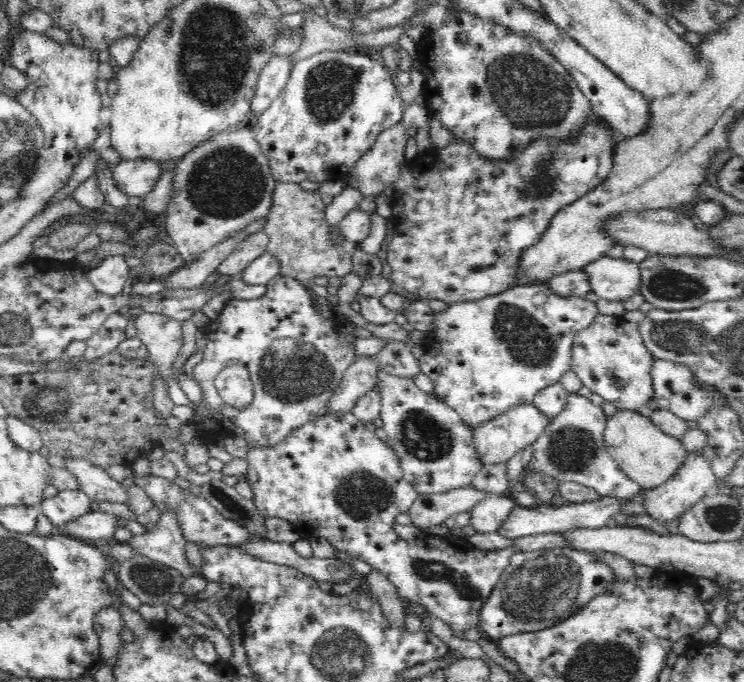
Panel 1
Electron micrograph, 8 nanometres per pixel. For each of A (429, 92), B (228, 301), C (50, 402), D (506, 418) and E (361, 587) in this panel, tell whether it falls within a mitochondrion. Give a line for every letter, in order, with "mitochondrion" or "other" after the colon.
A: other
B: other
C: mitochondrion
D: other
E: other

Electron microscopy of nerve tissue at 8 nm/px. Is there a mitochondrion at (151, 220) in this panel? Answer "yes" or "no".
no

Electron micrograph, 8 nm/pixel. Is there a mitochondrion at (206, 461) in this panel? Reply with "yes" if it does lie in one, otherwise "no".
no

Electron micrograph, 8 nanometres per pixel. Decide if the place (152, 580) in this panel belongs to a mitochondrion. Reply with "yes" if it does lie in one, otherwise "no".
yes

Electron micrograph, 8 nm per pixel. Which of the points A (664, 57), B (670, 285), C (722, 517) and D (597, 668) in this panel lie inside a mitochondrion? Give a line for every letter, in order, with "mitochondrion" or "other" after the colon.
A: other
B: mitochondrion
C: mitochondrion
D: mitochondrion

